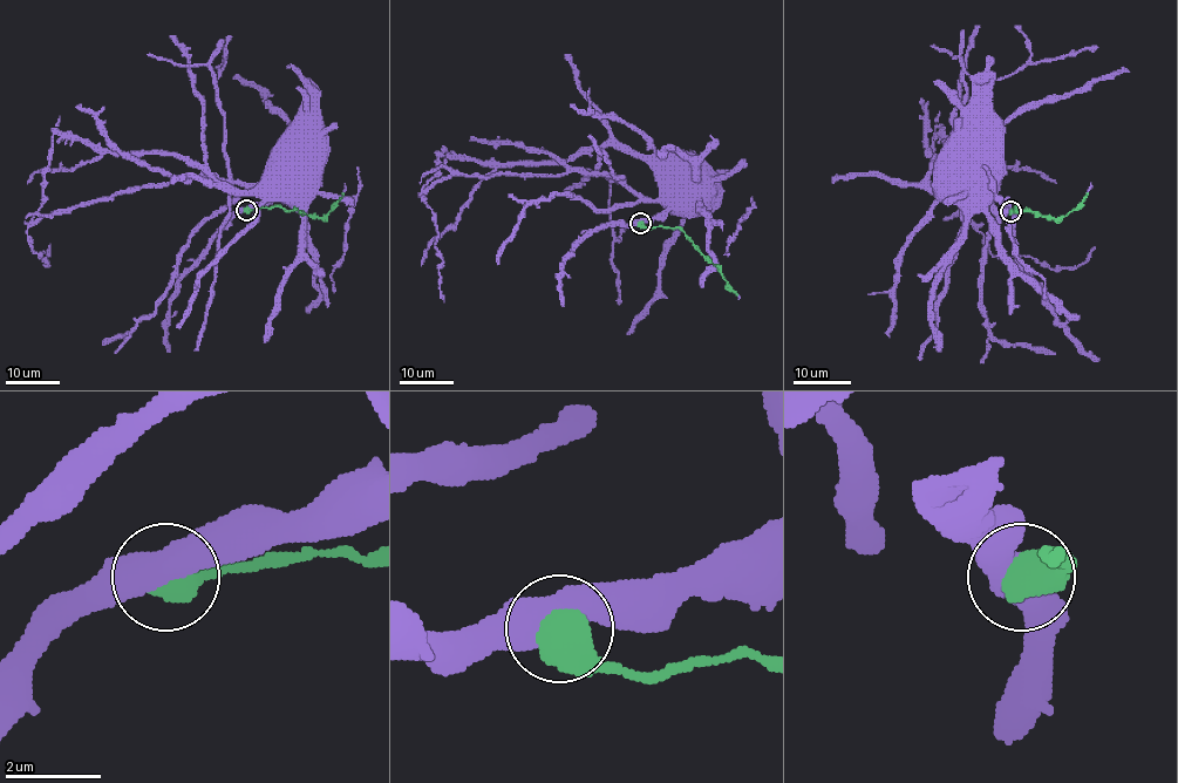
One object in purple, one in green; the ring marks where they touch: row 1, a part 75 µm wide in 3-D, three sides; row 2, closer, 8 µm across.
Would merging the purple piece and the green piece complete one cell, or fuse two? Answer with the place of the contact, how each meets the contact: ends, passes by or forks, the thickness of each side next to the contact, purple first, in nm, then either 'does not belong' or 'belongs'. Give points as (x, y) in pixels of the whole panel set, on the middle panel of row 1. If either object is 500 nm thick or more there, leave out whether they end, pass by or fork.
at (640, 223); 550 nm thick on the purple side, 750 nm on the other; belongs

